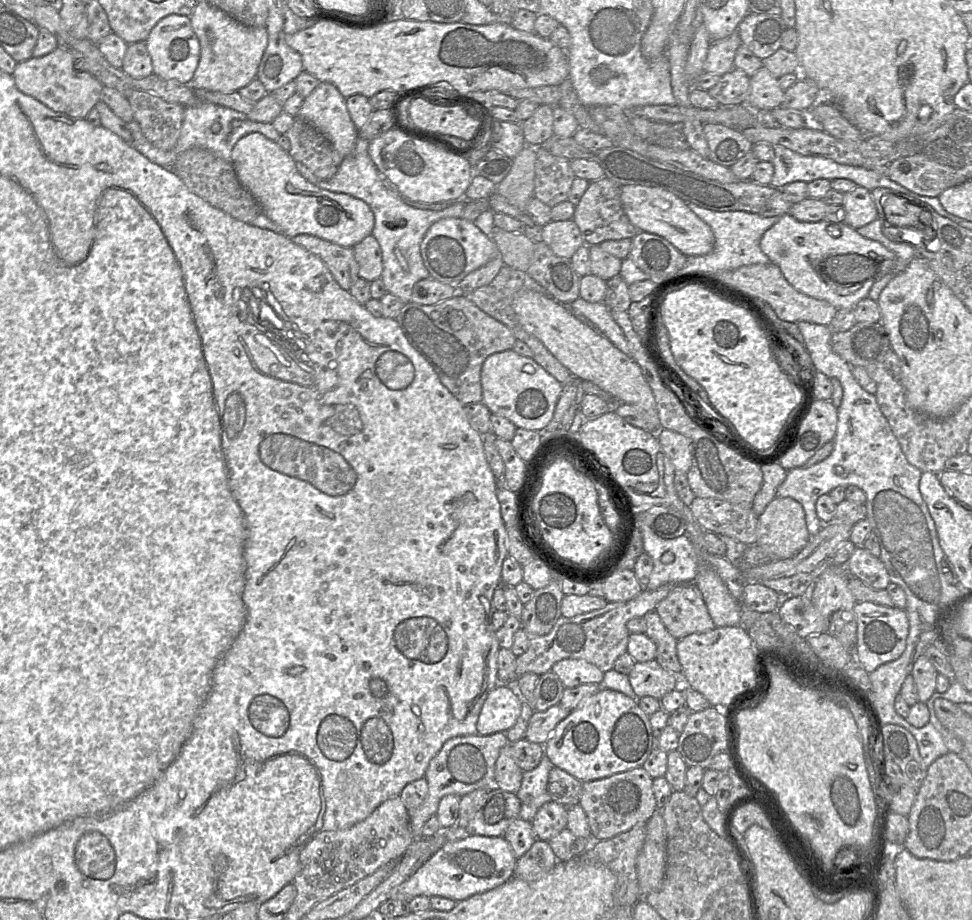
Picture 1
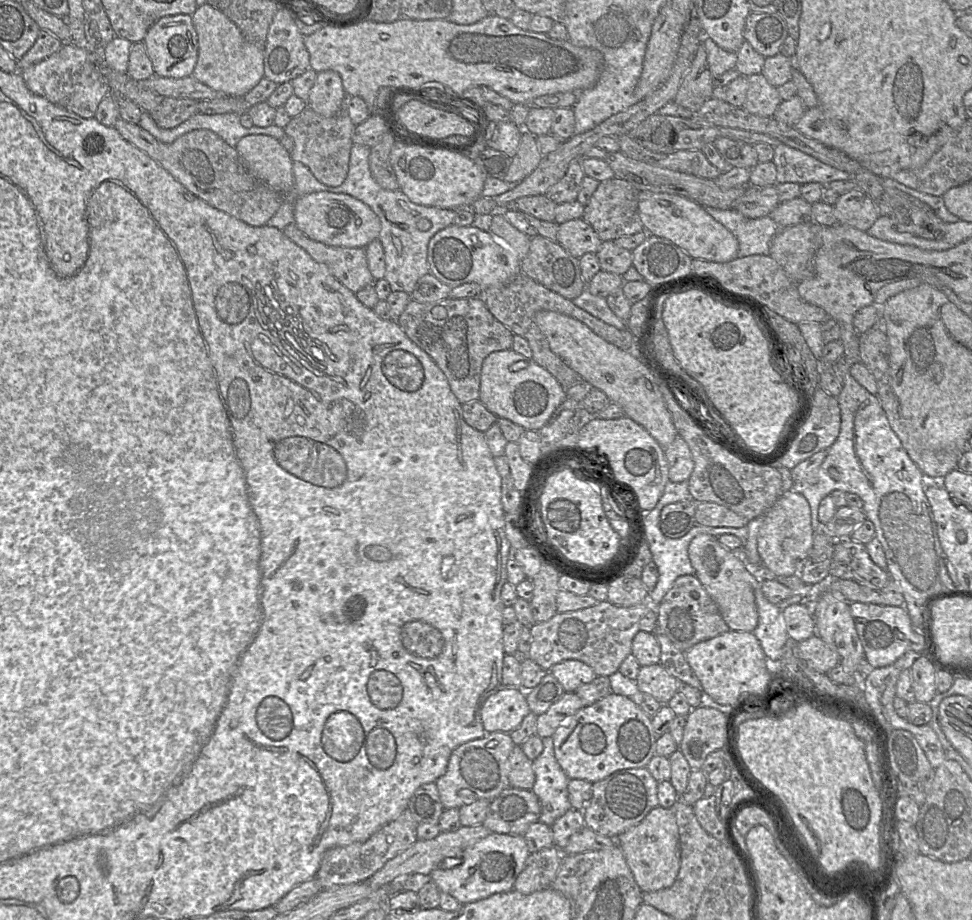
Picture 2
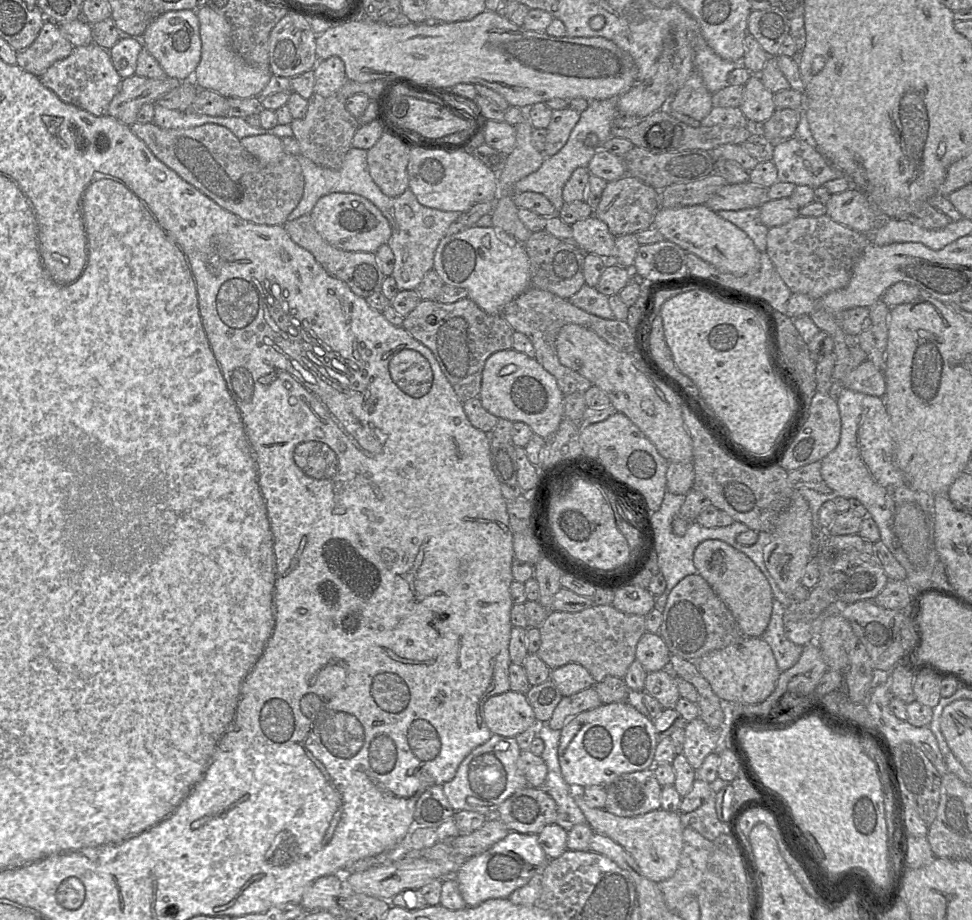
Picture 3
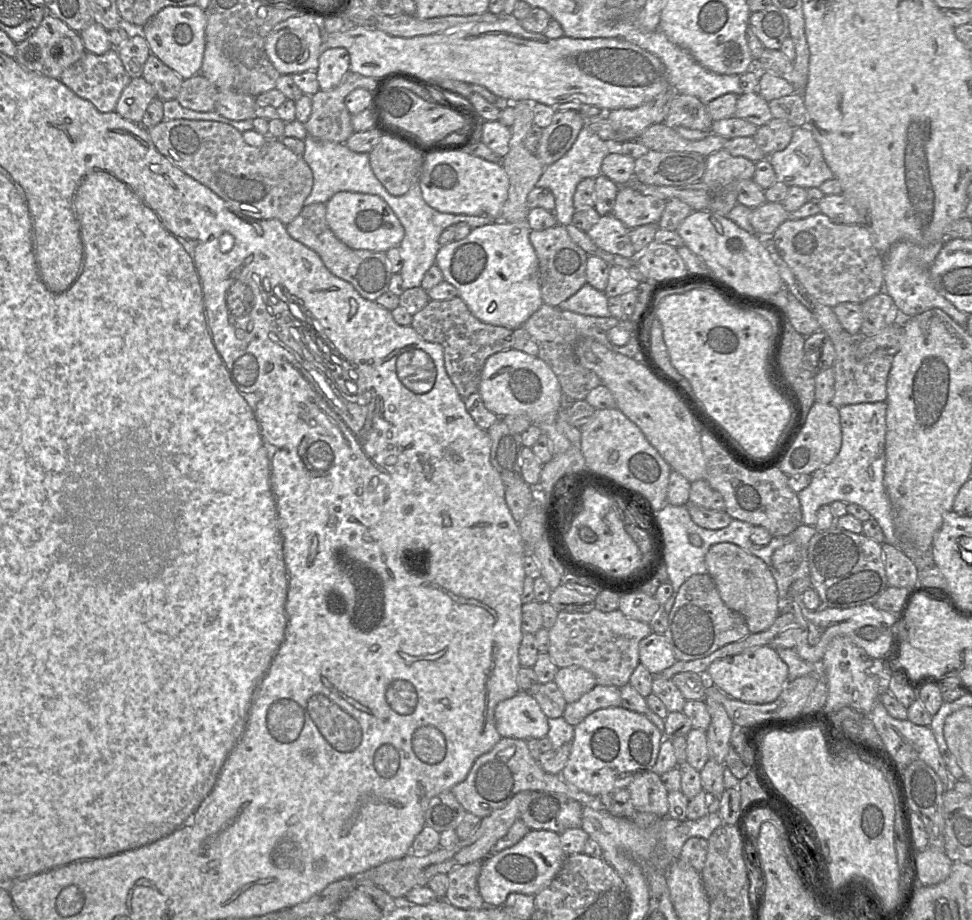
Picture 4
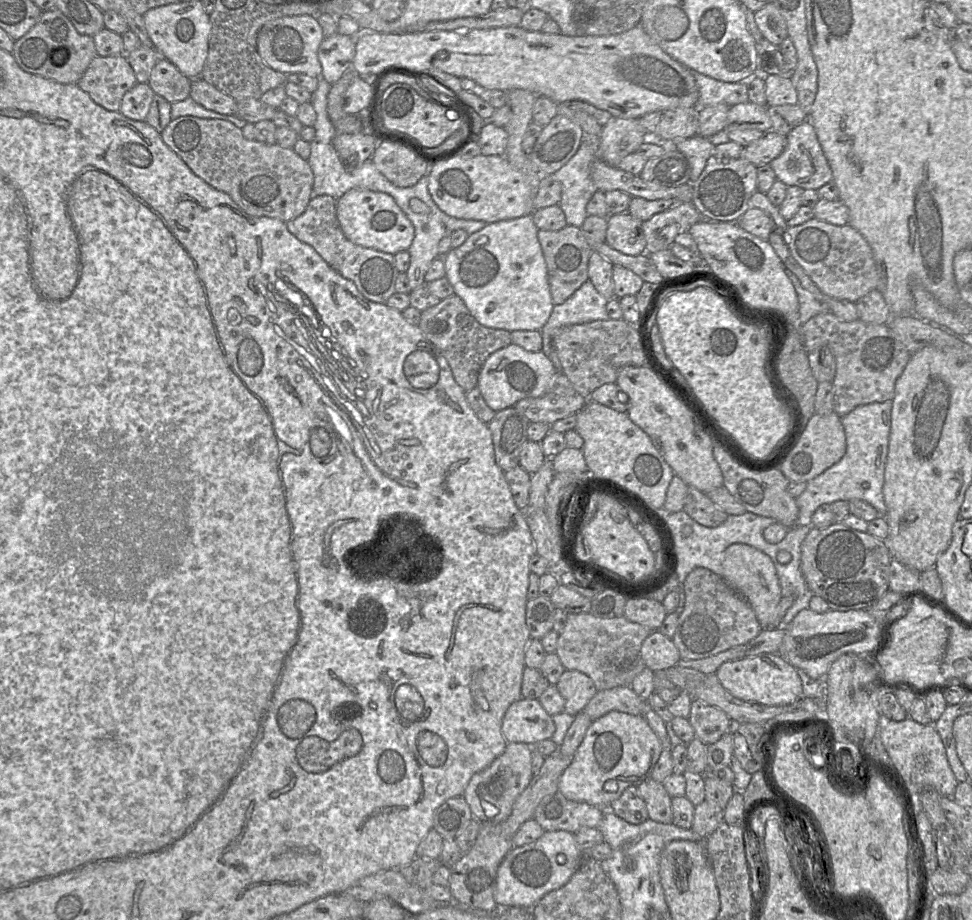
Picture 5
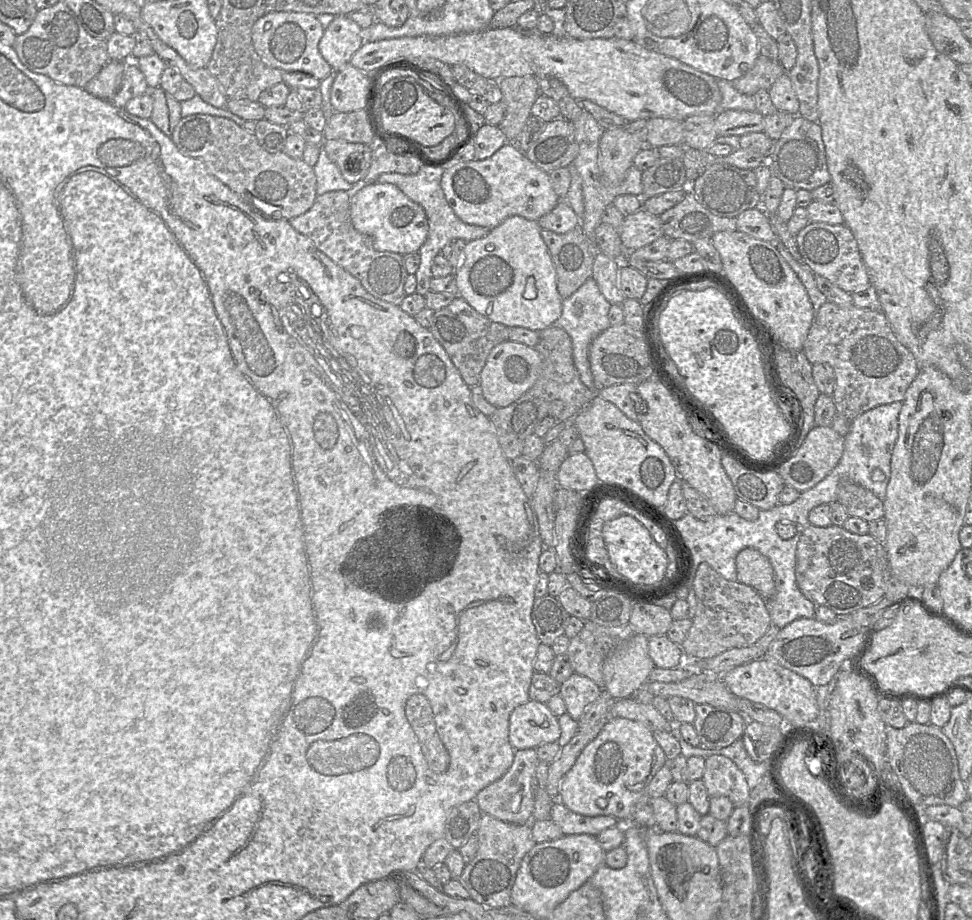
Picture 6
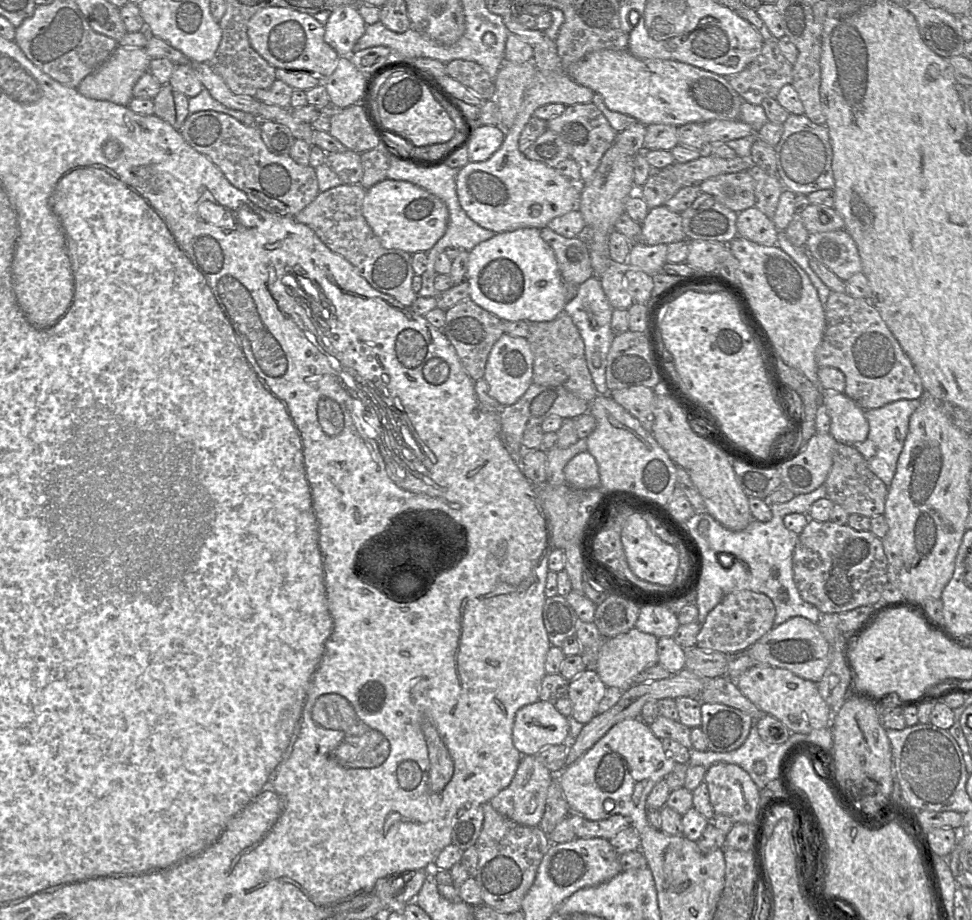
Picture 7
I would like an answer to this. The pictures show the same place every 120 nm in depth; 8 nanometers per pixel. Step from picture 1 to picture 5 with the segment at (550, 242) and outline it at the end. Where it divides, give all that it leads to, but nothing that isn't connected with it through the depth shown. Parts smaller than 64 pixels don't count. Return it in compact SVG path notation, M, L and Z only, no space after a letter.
M629 213L609 215L605 243L623 254L638 256L646 252L646 239L642 231L643 221Z

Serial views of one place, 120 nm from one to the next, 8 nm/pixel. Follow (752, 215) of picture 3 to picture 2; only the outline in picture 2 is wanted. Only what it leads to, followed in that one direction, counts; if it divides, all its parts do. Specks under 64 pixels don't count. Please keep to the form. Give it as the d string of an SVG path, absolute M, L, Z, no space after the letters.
M711 207L704 209L736 237L737 258L769 255L770 243L779 231L778 225L770 216L750 219L734 209L720 210Z

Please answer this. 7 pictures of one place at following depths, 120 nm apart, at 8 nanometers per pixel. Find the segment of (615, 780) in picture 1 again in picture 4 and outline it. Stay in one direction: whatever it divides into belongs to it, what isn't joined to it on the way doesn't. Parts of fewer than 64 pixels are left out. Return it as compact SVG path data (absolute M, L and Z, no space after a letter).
M649 771L634 779L627 789L637 812L649 812L658 817L668 817L668 791L660 780L660 775Z

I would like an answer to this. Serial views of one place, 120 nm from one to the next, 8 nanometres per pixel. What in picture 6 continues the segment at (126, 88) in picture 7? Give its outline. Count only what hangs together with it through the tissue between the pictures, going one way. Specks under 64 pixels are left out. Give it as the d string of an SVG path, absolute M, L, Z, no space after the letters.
M109 60L83 88L102 100L112 101L121 86L125 62Z

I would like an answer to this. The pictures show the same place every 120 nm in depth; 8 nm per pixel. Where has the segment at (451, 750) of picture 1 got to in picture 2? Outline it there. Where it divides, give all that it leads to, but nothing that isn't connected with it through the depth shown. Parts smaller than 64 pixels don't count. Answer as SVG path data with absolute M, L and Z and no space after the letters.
M496 731L486 733L482 738L470 740L454 749L446 772L435 781L444 808L459 809L481 799L492 801L511 787L508 758L514 747L515 743L509 733Z

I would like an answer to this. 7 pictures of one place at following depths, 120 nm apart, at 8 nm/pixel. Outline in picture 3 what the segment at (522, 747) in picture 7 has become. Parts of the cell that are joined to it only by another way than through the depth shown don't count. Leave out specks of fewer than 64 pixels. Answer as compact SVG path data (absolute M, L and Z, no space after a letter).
M512 690L488 698L483 714L492 734L505 737L516 737L538 724L526 695Z

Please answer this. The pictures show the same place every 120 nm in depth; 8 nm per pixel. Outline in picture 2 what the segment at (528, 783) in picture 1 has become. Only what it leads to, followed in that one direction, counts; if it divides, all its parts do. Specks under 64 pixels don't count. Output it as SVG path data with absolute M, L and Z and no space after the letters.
M552 737L542 738L543 752L533 761L535 783L532 791L541 804L539 822L552 826L554 822L572 809L568 797L571 779L564 773L555 757Z

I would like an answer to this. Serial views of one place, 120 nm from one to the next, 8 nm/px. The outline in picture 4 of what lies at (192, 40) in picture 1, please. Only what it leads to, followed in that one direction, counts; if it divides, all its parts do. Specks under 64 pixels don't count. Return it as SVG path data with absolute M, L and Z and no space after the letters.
M197 4L175 7L167 6L150 18L141 28L150 51L182 79L200 72L206 45L206 15Z

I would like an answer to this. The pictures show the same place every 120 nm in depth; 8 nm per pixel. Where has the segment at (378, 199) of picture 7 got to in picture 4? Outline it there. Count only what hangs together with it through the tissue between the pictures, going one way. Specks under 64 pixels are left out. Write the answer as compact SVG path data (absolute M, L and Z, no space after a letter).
M341 191L336 194L334 194L326 203L326 221L329 226L329 228L332 230L334 235L342 241L344 244L346 244L348 247L352 249L365 249L370 250L374 252L384 252L386 253L390 248L398 247L401 243L401 241L404 238L404 228L399 221L396 214L393 212L391 207L379 196L372 195L372 194L363 194L363 193L357 193L357 192L348 192L348 191Z

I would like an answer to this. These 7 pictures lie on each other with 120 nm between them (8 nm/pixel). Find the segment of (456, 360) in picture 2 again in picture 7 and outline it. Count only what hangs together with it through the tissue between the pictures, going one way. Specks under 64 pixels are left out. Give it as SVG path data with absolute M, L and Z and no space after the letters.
M465 299L445 311L445 324L441 331L454 347L466 373L475 382L483 378L489 352L504 333L504 324L471 299Z

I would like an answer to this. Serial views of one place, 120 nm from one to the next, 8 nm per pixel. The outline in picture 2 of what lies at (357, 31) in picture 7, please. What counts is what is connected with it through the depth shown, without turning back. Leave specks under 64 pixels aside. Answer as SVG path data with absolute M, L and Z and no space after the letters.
M334 70L318 72L307 106L324 117L333 117L344 104L345 90L339 73Z

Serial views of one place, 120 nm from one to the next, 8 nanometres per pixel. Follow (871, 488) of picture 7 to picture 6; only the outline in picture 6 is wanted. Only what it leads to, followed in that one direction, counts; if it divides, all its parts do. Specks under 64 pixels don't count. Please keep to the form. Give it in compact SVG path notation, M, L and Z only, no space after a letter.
M840 481L837 501L843 505L849 516L858 517L867 522L884 517L883 501L870 490L853 481Z

